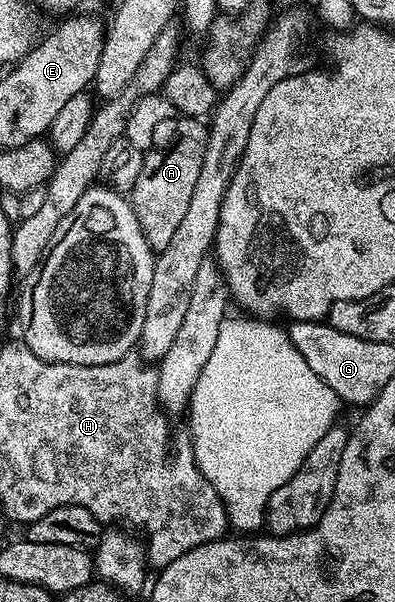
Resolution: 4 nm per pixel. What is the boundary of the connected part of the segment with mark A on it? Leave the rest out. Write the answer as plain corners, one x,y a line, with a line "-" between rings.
195,117
176,118
173,125
173,142
166,149
153,149
145,153
143,159
143,171
139,171
139,179
135,179
135,187
131,194
131,204
135,219
139,221
139,227
147,243
155,251
167,247
171,243
171,235
175,235
187,206
191,203
191,194
195,192
195,183
199,180
199,170
203,167
203,155
207,151
207,139
209,130
204,120

